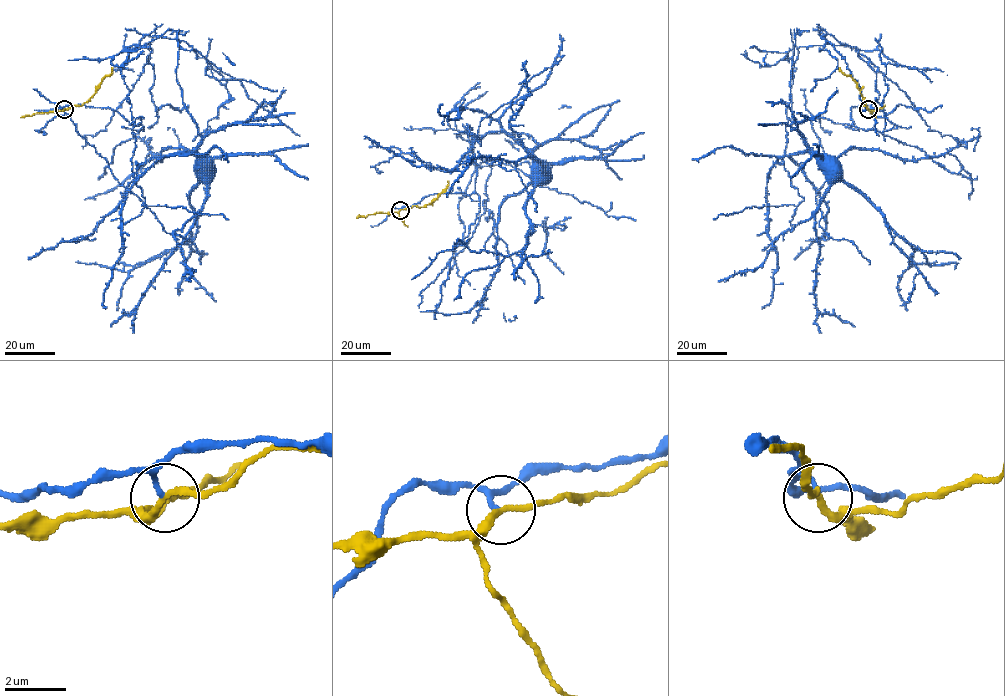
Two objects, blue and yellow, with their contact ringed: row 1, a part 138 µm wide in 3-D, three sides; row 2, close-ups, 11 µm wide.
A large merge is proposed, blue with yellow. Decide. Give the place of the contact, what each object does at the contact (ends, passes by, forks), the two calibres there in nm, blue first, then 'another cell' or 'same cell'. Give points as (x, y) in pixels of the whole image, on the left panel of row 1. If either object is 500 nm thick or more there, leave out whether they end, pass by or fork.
(64, 109) | blue ends | yellow passes by | 130/200 nm | another cell

